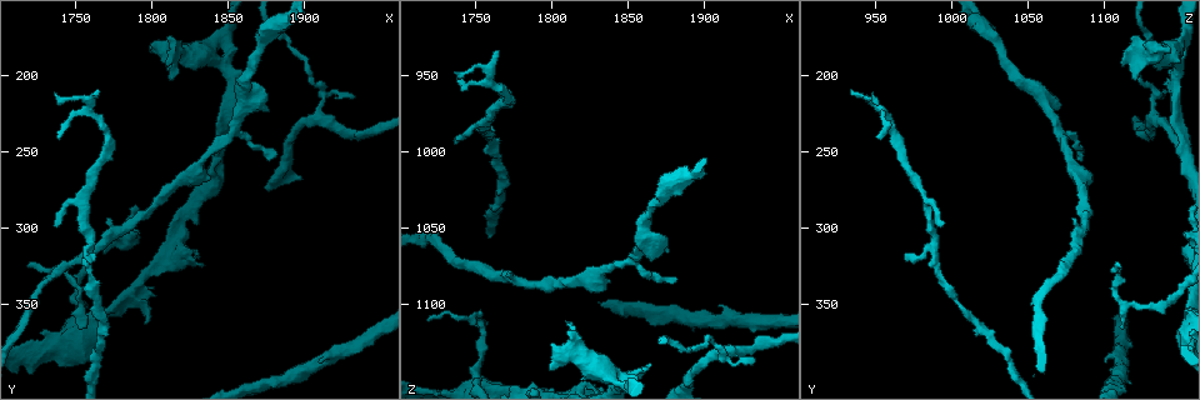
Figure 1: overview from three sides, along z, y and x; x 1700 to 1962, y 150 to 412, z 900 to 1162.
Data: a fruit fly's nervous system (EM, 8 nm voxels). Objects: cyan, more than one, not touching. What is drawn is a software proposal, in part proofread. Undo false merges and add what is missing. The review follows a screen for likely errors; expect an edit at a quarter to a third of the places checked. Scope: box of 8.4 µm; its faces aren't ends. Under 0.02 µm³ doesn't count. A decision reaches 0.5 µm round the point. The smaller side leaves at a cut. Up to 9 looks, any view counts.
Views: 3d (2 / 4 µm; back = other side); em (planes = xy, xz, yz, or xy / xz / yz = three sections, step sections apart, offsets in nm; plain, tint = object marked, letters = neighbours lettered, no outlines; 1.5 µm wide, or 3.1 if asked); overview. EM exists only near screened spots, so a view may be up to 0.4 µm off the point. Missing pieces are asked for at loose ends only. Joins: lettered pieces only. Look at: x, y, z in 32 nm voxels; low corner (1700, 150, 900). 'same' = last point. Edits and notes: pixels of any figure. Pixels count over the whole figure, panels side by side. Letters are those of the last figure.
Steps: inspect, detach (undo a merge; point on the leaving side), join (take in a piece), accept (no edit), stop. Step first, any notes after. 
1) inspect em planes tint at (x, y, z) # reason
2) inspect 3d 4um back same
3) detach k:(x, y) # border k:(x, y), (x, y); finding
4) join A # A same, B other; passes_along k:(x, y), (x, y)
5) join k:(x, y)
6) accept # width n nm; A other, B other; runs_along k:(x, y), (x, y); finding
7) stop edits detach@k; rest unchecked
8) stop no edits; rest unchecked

inspect 3d 2um back at (1750, 364, 1112) # branch stops here

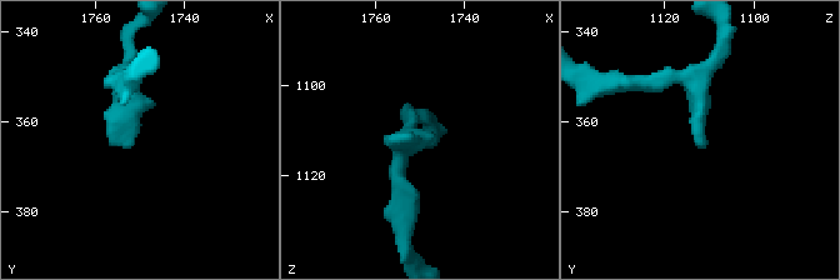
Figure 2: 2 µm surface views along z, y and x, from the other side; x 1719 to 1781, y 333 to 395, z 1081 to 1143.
inspect em planes letters at (1752, 365, 1111)

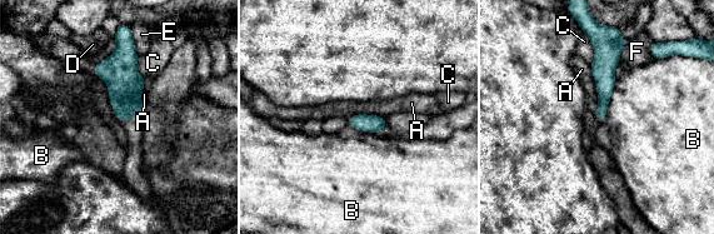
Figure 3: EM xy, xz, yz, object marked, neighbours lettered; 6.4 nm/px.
accept # width 90 nm; A other, B other, C other, D other, E other, F other; border 3:(589, 65), (597, 93), (594, 114); no lettered piece goes on from it

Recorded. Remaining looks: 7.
inspect 3d 4um at (1738, 298, 992) # thin end

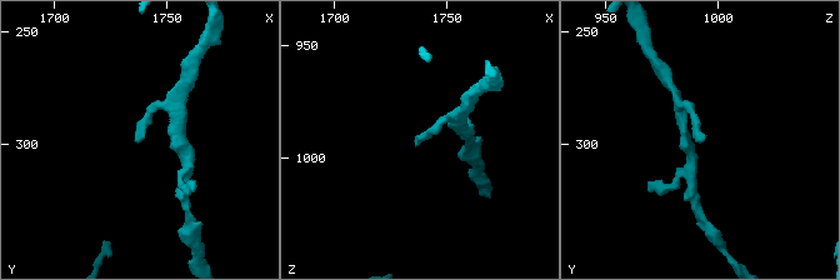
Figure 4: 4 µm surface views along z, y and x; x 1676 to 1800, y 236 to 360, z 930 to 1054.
inspect em xy step 8 tint at (1739, 298, 993)

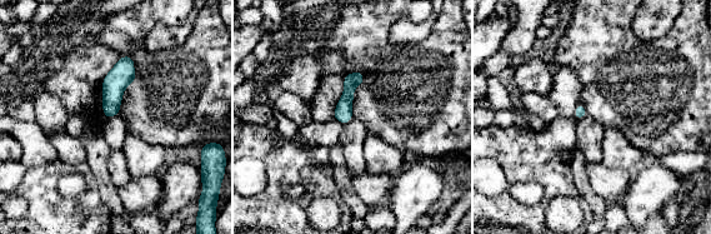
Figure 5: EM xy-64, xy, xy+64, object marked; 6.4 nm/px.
inspect em xy step 8 letters same # what lies round it

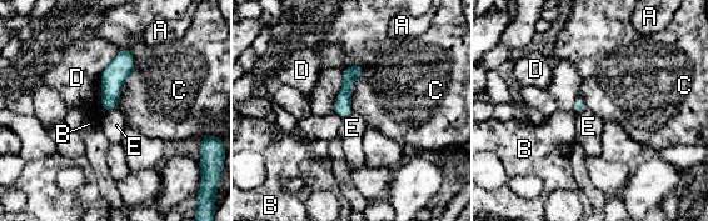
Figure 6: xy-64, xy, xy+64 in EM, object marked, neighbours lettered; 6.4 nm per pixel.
accept # width 80 nm; longest_contact D 420 nm; A other, B other, C other, D other, E other; no lettered piece goes on from it

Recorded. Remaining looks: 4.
inspect 3d 4um at (1798, 184, 1144) # branch stops here

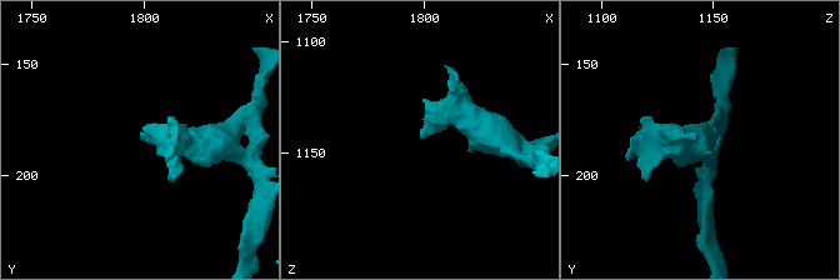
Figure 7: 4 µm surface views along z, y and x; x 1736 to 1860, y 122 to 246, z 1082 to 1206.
inspect em planes letters at (1799, 183, 1144)

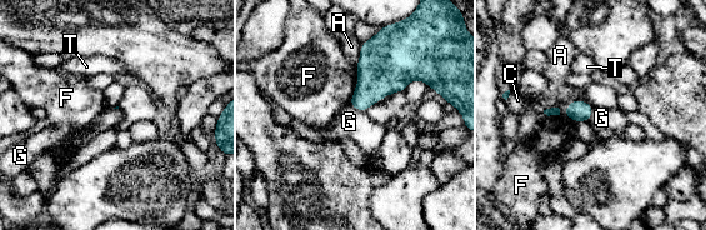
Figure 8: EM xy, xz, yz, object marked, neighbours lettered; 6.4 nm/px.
accept # longest_contact F 130 nm; A other, C other, F other, G other, T other; border 8:(350, 104), (362, 111); none of them fits

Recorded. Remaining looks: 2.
stop no edits; rest unchecked

